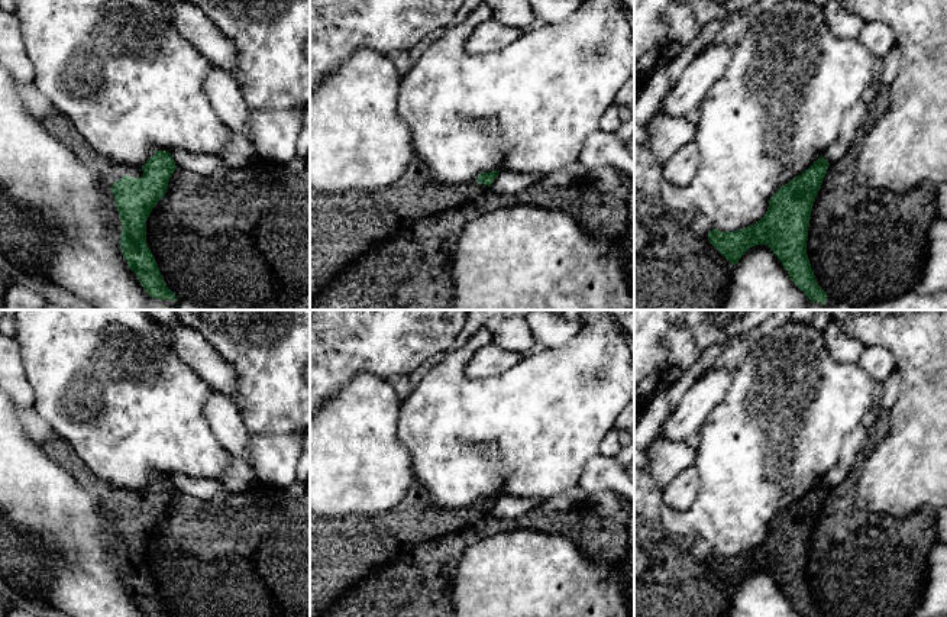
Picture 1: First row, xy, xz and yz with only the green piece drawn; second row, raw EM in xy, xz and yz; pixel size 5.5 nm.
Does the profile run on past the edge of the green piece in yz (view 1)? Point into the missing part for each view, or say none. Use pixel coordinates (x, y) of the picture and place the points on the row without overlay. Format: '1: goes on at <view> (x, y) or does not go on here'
1: does not go on here

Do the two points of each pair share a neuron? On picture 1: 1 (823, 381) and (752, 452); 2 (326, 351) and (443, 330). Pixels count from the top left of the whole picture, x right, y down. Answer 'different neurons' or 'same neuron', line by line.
1: same neuron
2: same neuron

